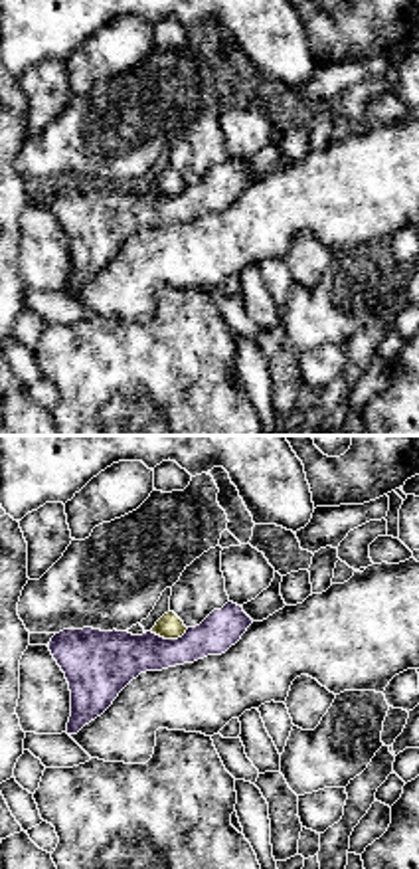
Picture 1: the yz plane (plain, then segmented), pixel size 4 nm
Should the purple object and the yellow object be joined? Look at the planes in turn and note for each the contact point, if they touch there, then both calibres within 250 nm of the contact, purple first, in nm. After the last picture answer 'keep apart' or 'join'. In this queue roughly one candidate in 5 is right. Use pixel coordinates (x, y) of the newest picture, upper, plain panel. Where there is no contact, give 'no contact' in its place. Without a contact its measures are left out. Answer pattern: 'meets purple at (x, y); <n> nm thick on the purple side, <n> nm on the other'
meets purple at (168, 196); 240 nm thick on the purple side, 100 nm on the other

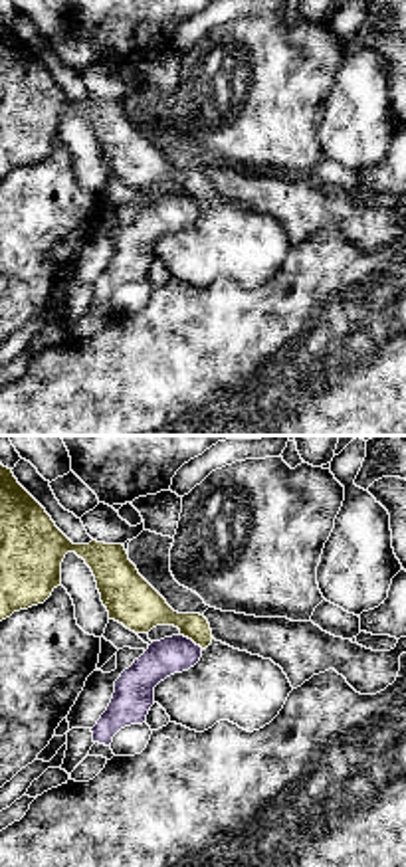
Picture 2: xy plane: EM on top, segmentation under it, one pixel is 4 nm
meets purple at (191, 196); 150 nm thick on the purple side, 190 nm on the other

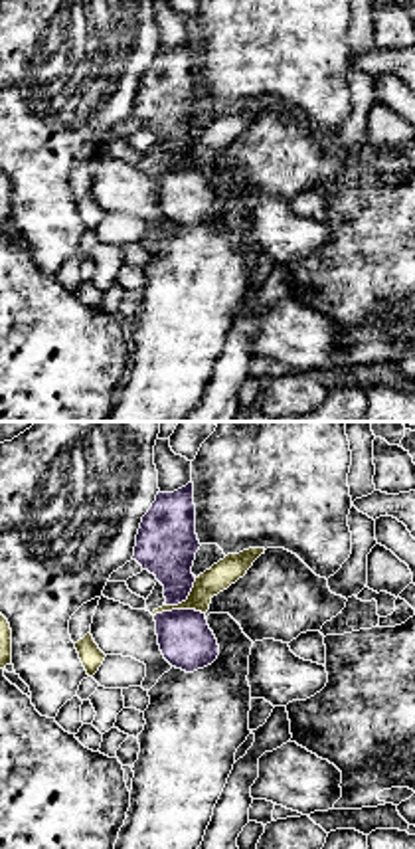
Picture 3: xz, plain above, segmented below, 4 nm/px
meets purple at (180, 159); 220 nm thick on the purple side, 110 nm on the other

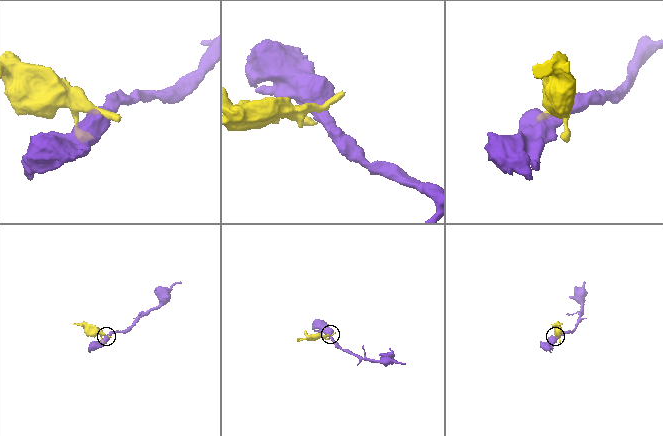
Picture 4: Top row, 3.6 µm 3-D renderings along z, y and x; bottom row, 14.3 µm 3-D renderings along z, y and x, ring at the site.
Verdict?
keep apart

